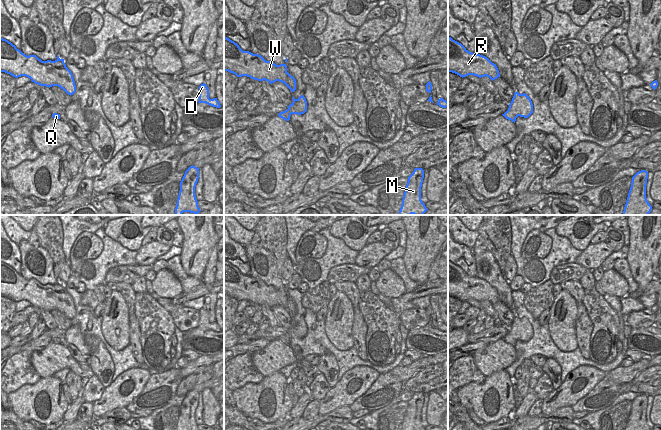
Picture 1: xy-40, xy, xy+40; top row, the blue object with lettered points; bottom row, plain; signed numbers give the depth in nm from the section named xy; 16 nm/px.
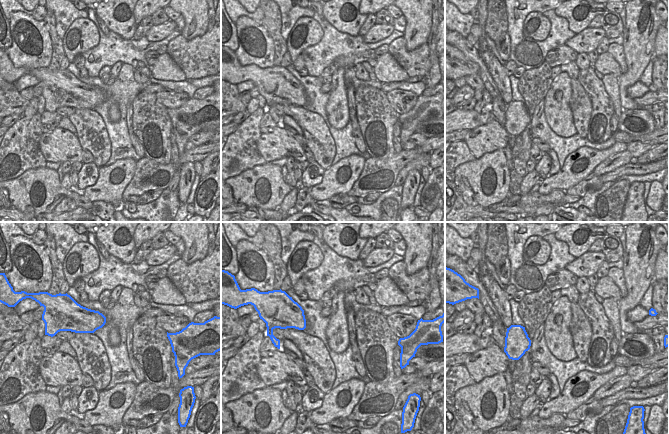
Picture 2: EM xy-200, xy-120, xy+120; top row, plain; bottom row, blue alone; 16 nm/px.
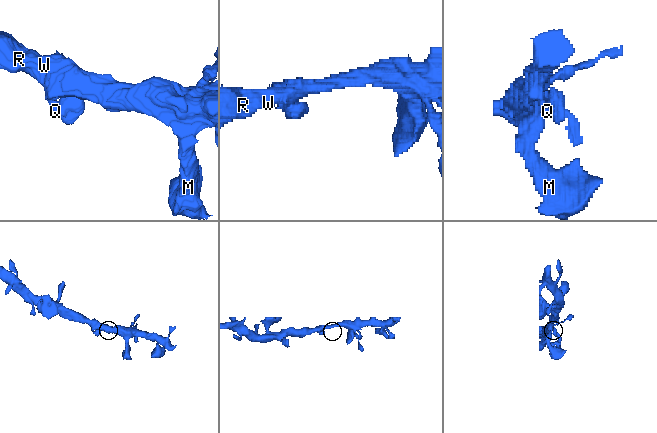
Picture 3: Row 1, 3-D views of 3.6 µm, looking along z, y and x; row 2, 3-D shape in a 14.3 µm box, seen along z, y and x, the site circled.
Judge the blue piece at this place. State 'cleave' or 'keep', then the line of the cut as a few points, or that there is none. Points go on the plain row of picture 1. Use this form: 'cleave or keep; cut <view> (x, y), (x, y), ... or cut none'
keep; cut none

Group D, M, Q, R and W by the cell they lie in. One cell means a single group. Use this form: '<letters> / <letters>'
D M Q R W

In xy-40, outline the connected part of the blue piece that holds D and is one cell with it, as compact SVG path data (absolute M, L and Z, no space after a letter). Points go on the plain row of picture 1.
M205 307L199 310L199 326L198 327L206 327L216 332L221 331L217 322L213 322L213 323L209 322L209 313Z

